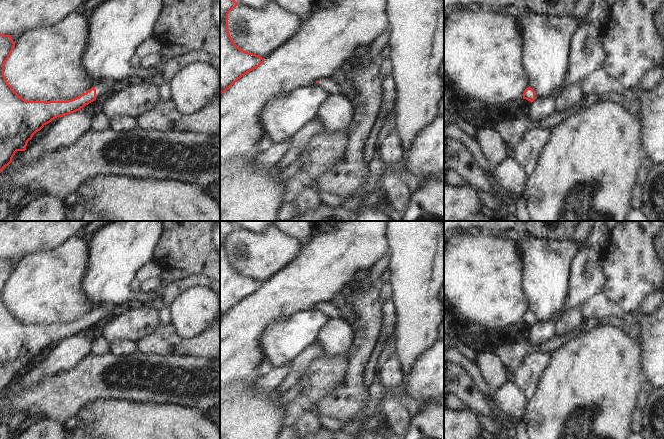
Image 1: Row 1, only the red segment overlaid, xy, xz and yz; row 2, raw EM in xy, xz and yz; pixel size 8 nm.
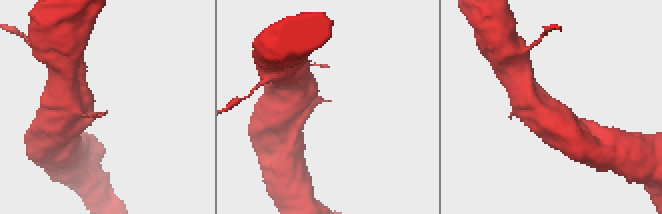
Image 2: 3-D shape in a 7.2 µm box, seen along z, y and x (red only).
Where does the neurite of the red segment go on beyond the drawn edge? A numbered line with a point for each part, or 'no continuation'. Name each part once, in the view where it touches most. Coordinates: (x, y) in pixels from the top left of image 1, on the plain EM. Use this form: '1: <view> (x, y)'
1: xy (101, 311)

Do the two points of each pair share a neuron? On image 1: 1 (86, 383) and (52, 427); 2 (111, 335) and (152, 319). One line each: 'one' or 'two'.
1: two
2: one

